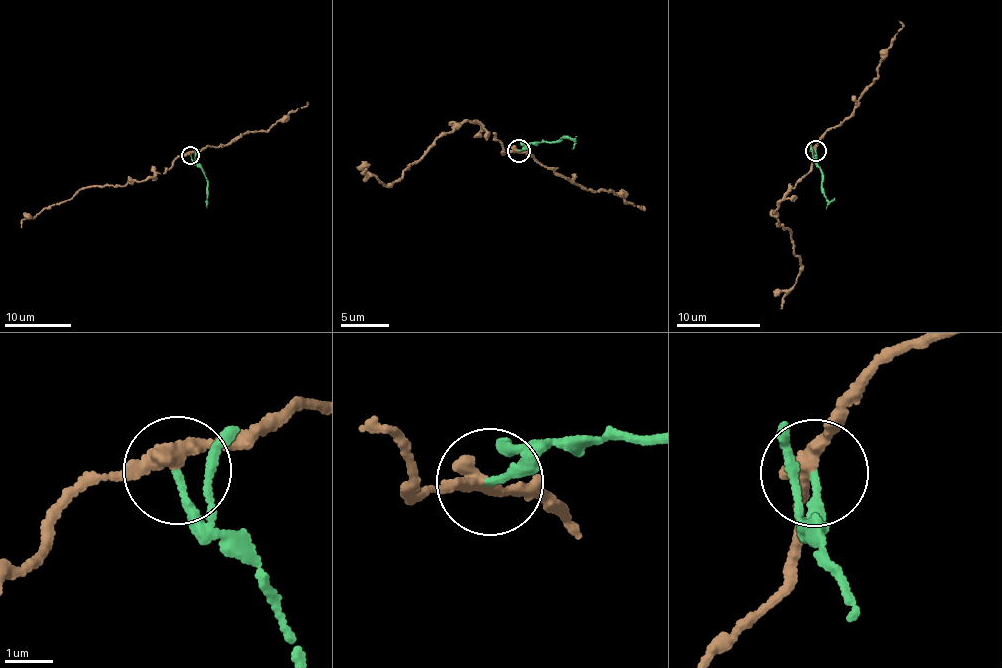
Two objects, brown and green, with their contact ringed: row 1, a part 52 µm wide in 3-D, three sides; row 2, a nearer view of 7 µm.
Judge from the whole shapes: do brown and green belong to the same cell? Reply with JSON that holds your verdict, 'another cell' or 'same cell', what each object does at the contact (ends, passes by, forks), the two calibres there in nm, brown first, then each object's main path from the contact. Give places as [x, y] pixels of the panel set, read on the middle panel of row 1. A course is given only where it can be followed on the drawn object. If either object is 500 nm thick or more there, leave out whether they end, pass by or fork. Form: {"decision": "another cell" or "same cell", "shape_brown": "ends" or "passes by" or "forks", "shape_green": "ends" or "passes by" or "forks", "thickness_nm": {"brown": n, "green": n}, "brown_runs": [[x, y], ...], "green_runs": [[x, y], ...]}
{"decision": "another cell", "shape_brown": "passes by", "shape_green": "ends", "thickness_nm": {"brown": 300, "green": 150}, "brown_runs": [[519, 151], [504, 154], [492, 133], [466, 119], [444, 133], [390, 184], [367, 176], [365, 167]], "green_runs": [[519, 151], [539, 141], [557, 141], [567, 136], [573, 149]]}

